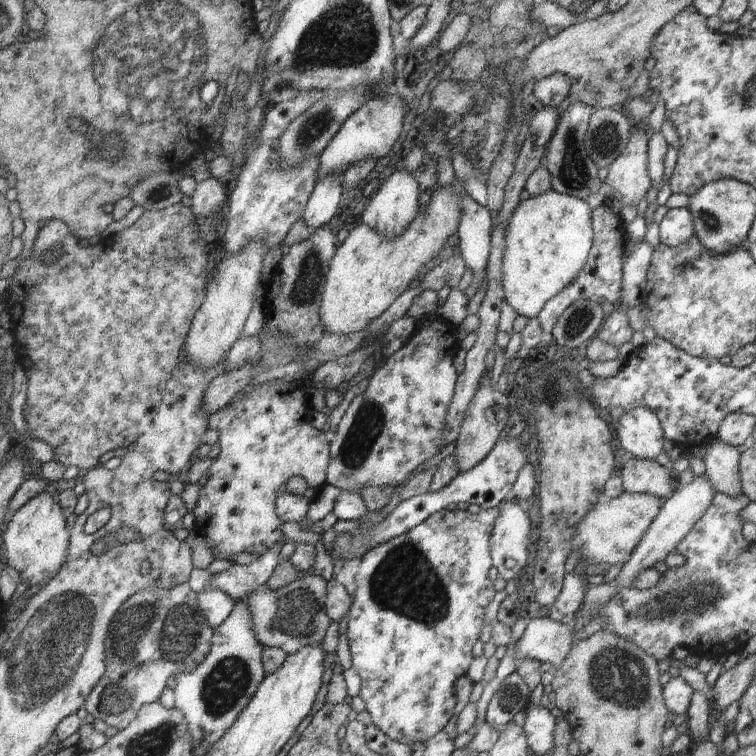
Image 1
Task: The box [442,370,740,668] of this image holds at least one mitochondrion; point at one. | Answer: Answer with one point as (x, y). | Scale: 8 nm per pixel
(692, 599)

